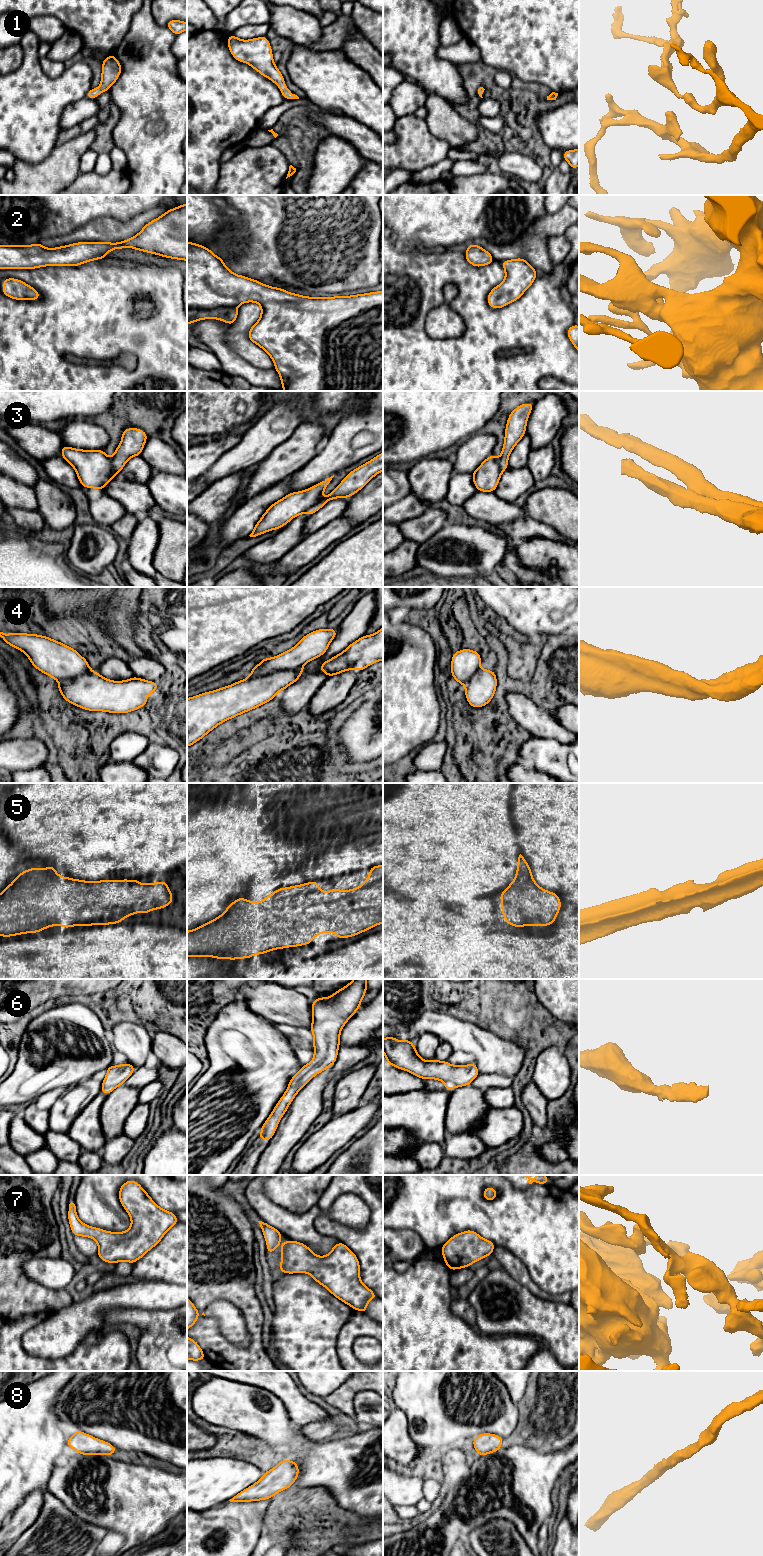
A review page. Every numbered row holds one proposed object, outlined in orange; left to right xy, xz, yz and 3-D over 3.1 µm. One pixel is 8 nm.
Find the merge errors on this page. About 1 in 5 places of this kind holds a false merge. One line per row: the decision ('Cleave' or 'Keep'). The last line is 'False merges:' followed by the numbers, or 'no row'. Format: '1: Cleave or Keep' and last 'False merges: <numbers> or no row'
1: Keep
2: Keep
3: Cleave
4: Keep
5: Keep
6: Keep
7: Keep
8: Keep
False merges: 3

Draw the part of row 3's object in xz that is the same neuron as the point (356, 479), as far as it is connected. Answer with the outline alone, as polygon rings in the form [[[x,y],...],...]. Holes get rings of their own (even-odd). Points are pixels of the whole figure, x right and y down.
[[[383,452],[372,460],[359,466],[342,480],[342,482],[327,497],[305,511],[309,516],[322,508],[327,502],[336,498],[348,498],[361,490],[370,479],[383,471]]]

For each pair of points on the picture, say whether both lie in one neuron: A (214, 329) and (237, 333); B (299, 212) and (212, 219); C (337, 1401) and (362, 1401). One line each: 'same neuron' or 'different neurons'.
A: different neurons
B: different neurons
C: different neurons

